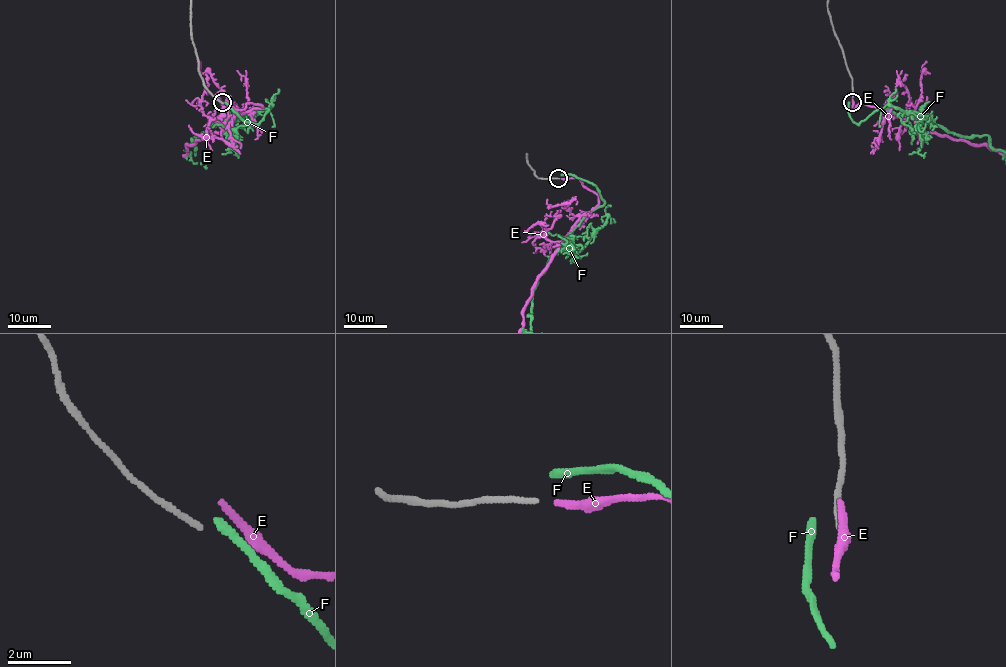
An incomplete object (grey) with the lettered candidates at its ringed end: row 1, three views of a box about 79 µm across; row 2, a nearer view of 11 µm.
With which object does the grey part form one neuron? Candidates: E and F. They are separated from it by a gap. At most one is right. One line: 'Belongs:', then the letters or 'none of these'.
Belongs: E

